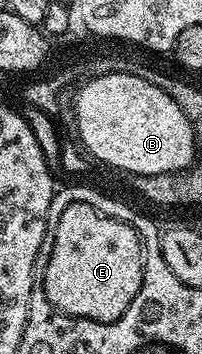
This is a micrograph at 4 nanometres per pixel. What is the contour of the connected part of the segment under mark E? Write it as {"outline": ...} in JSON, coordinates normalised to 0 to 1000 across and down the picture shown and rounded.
{"outline":[[[337,576],[337,588],[317,588],[317,599],[297,599],[297,610],[262,630],[257,681],[238,695],[238,718],[243,706],[248,732],[228,740],[228,777],[213,785],[203,777],[198,805],[218,814],[218,825],[238,836],[248,856],[302,887],[332,887],[361,898],[431,898],[436,904],[475,904],[480,910],[564,910],[619,881],[634,859],[653,859],[673,825],[693,825],[693,814],[703,811],[703,672],[673,655],[673,644],[653,644],[614,621],[574,621],[554,610],[535,610],[515,599],[455,588],[436,576]]]}

